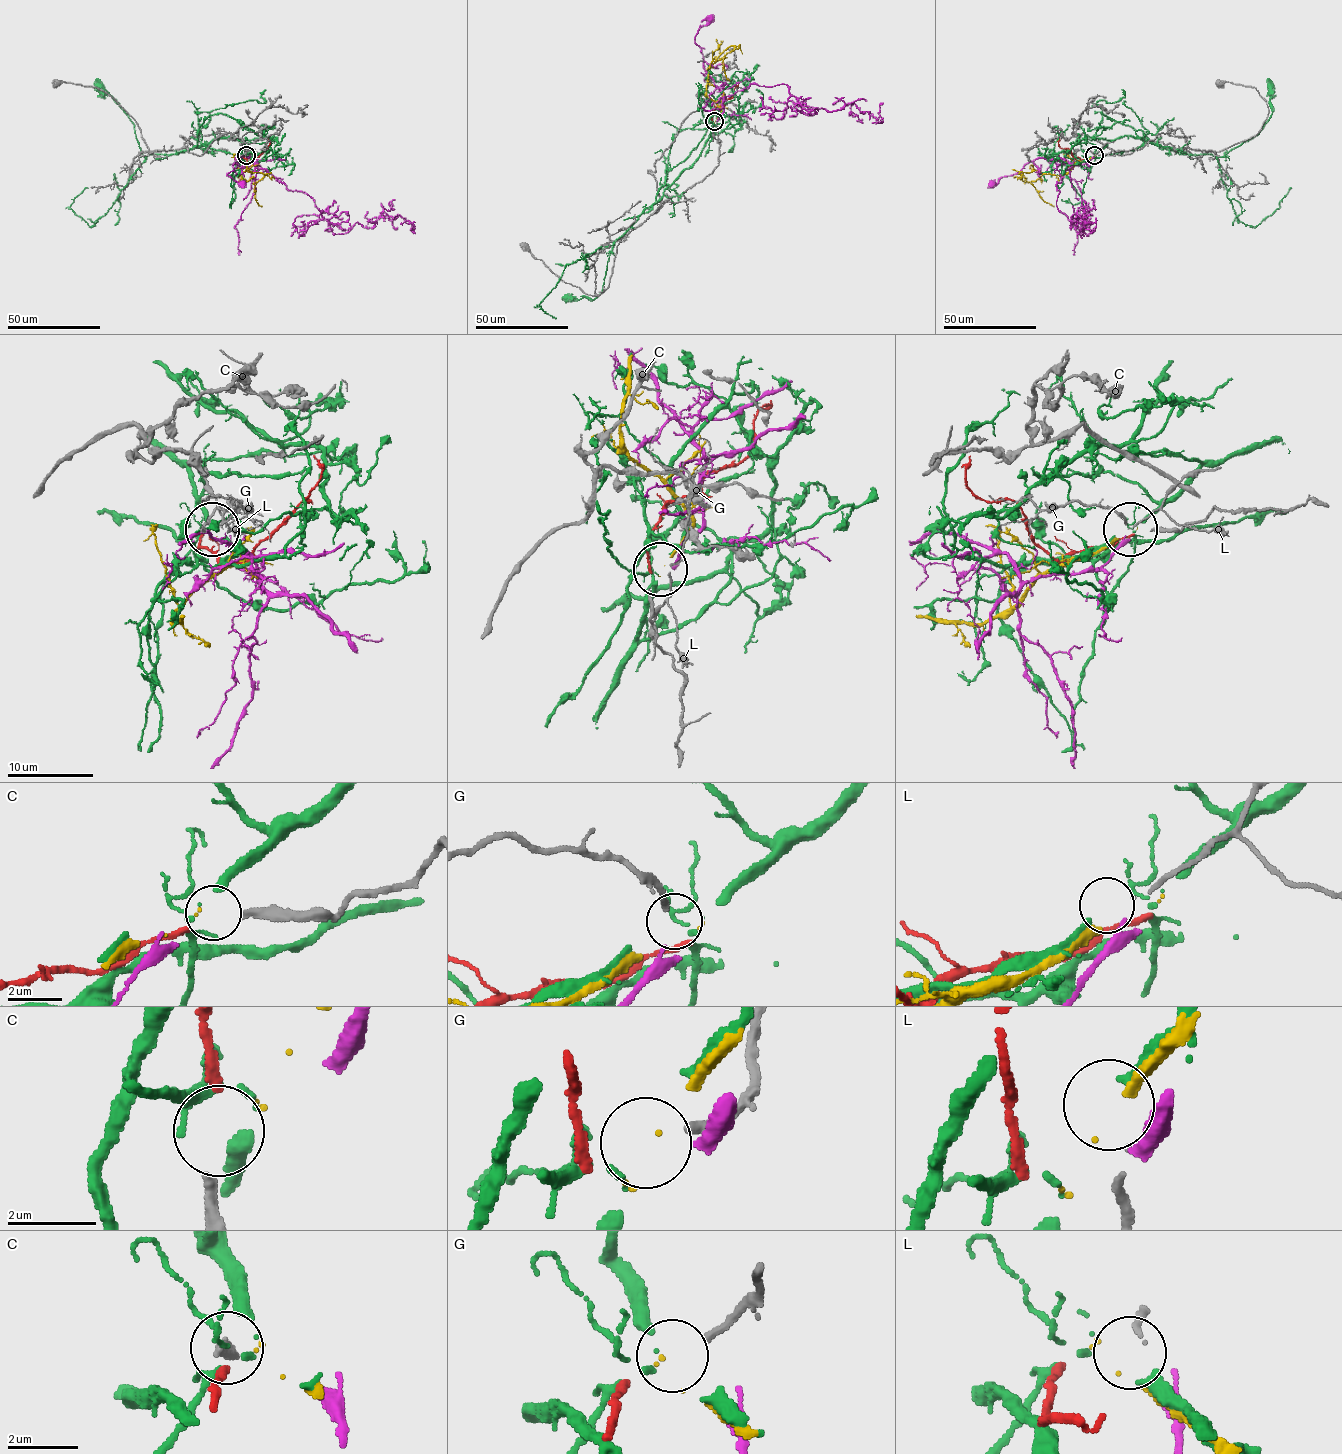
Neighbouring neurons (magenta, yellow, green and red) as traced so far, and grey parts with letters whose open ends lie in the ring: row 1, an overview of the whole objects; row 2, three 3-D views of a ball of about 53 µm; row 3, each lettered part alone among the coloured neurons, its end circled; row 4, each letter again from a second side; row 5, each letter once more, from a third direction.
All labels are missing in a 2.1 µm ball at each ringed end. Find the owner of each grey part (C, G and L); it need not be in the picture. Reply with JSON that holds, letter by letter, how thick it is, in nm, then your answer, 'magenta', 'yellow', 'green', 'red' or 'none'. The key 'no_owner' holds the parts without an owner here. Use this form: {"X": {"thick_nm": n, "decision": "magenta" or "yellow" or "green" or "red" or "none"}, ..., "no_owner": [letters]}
{"C": {"thick_nm": 240, "decision": "red"}, "G": {"thick_nm": 200, "decision": "green"}, "L": {"thick_nm": 90, "decision": "none"}, "no_owner": ["L"]}

